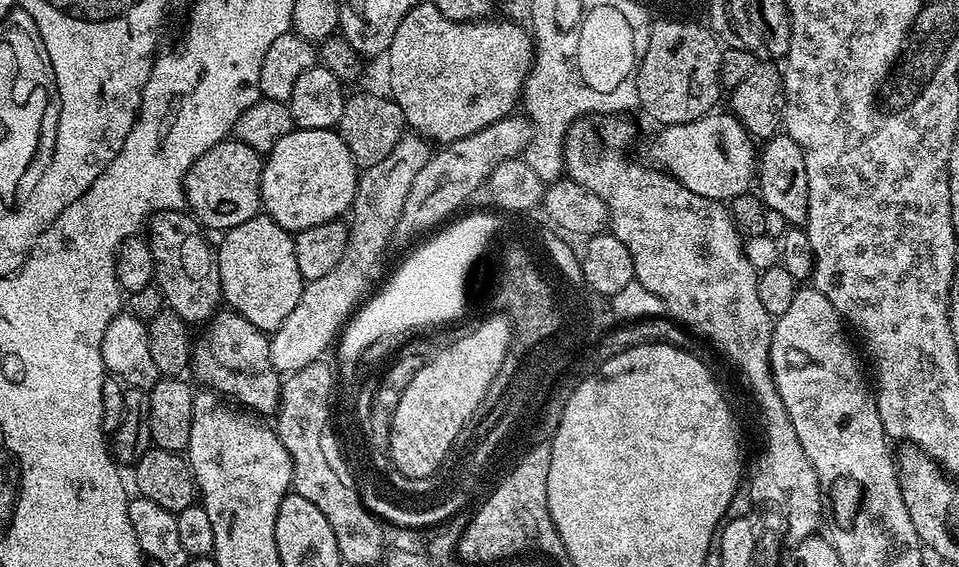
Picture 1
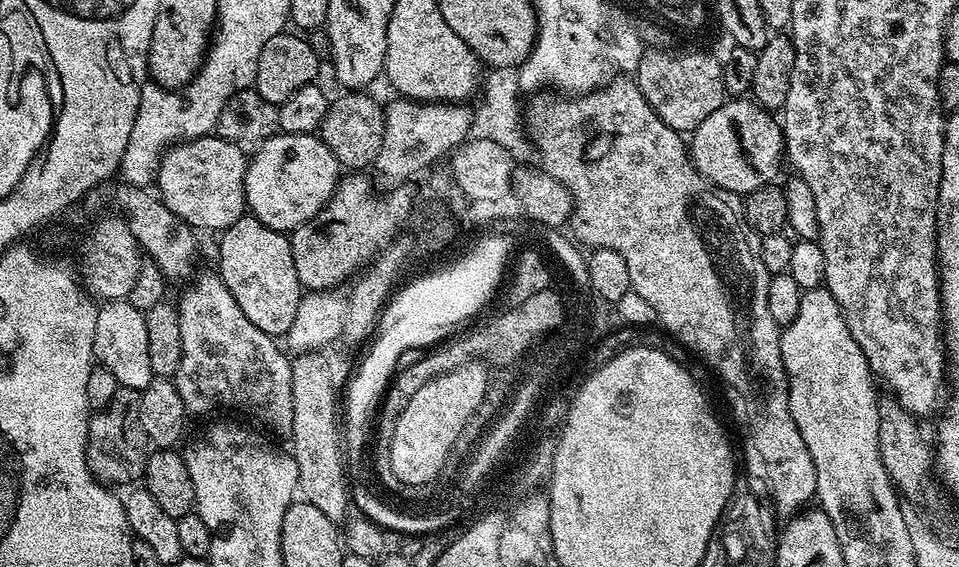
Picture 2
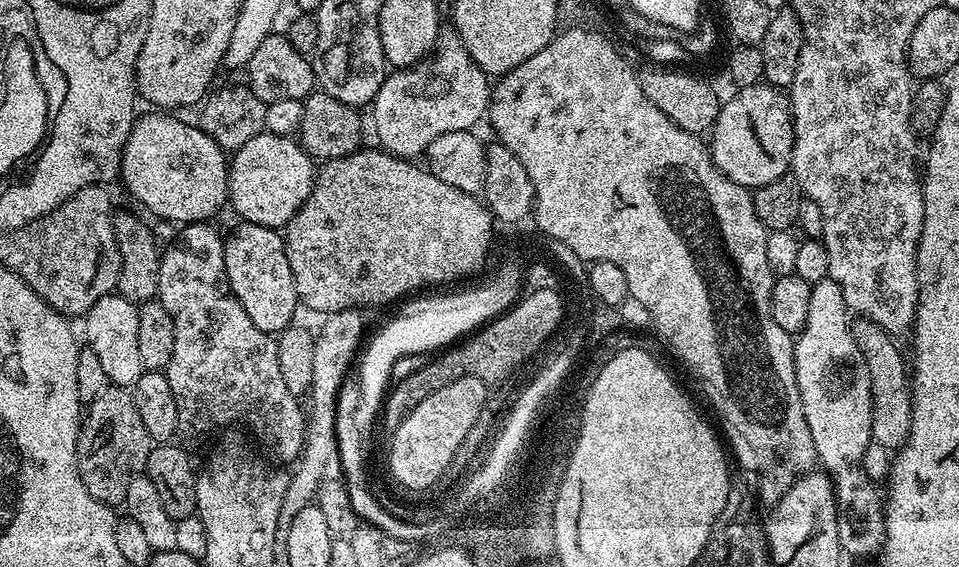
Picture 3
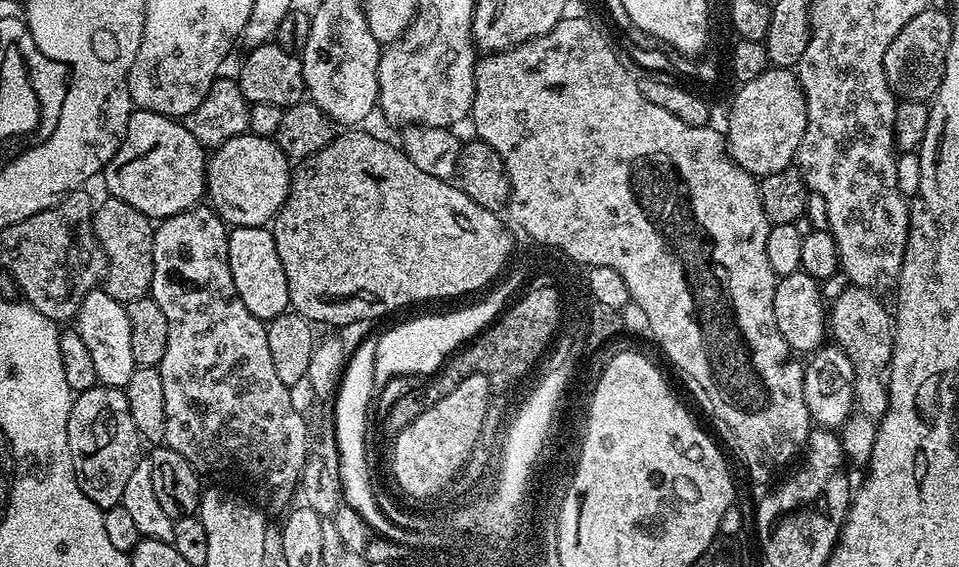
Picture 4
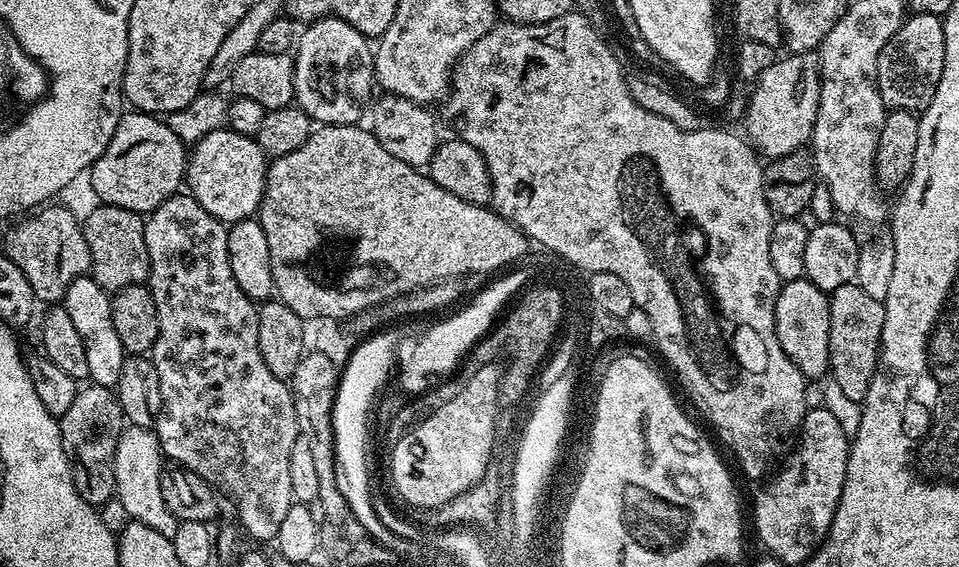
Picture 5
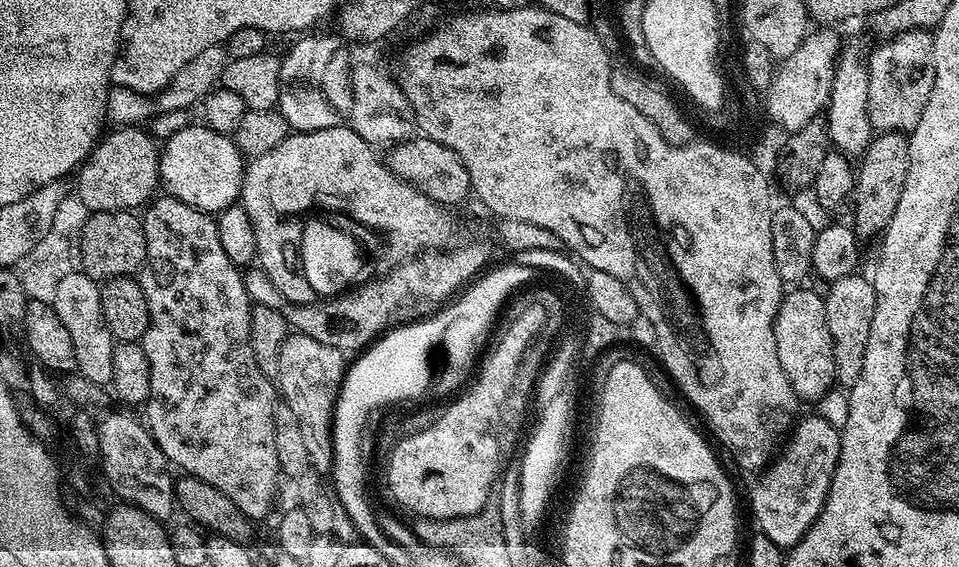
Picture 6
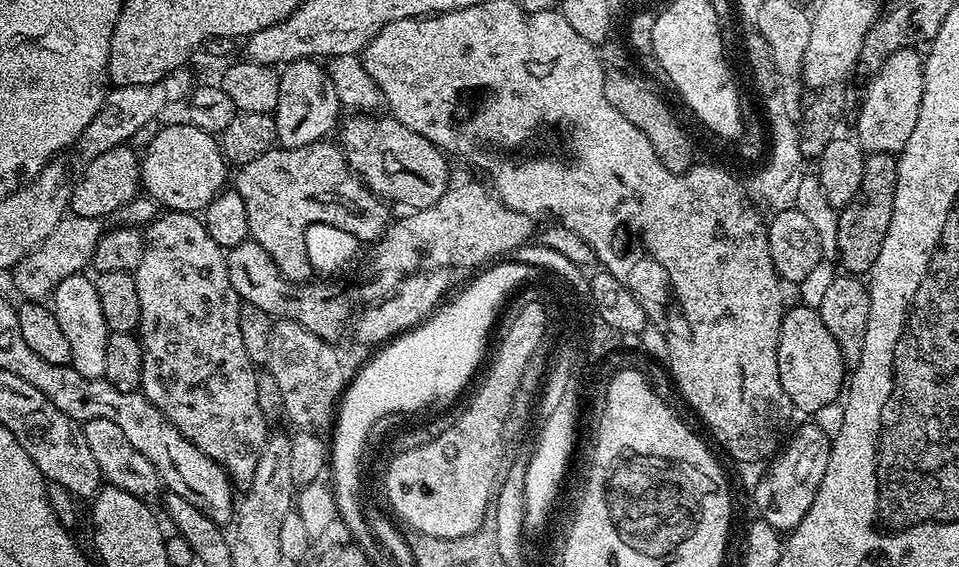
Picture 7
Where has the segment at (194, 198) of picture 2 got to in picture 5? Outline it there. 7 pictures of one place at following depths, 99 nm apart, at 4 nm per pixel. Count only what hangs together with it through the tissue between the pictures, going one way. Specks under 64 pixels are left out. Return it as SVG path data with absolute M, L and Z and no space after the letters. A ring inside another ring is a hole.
M125 111L118 122L118 130L114 130L114 138L110 146L102 155L92 163L90 177L92 176L92 188L96 191L96 200L102 204L122 206L131 212L147 214L152 212L166 198L177 195L181 191L186 180L189 149L181 141L170 126L159 115L150 112Z

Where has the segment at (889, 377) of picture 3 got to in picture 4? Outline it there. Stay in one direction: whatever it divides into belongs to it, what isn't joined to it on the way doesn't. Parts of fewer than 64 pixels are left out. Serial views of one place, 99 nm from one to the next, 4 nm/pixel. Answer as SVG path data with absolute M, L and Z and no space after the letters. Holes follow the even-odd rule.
M850 286L831 303L826 324L835 347L841 348L854 366L856 408L871 420L880 421L888 412L888 367L894 350L894 316L871 288Z

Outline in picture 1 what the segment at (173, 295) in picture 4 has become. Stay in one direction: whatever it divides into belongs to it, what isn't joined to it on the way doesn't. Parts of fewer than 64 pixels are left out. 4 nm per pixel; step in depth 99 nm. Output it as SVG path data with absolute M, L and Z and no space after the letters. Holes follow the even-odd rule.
M220 310L209 320L204 333L199 333L192 350L192 362L190 365L191 375L196 375L201 380L205 389L211 390L221 397L232 398L236 396L235 403L251 410L256 414L264 412L275 413L280 406L281 373L276 371L270 358L270 340L265 333L256 328L246 318L242 318L234 311Z

